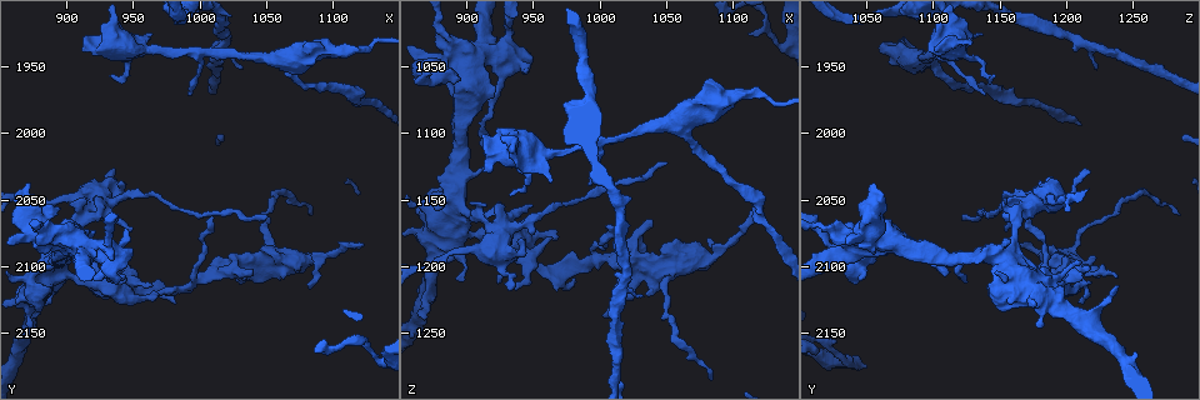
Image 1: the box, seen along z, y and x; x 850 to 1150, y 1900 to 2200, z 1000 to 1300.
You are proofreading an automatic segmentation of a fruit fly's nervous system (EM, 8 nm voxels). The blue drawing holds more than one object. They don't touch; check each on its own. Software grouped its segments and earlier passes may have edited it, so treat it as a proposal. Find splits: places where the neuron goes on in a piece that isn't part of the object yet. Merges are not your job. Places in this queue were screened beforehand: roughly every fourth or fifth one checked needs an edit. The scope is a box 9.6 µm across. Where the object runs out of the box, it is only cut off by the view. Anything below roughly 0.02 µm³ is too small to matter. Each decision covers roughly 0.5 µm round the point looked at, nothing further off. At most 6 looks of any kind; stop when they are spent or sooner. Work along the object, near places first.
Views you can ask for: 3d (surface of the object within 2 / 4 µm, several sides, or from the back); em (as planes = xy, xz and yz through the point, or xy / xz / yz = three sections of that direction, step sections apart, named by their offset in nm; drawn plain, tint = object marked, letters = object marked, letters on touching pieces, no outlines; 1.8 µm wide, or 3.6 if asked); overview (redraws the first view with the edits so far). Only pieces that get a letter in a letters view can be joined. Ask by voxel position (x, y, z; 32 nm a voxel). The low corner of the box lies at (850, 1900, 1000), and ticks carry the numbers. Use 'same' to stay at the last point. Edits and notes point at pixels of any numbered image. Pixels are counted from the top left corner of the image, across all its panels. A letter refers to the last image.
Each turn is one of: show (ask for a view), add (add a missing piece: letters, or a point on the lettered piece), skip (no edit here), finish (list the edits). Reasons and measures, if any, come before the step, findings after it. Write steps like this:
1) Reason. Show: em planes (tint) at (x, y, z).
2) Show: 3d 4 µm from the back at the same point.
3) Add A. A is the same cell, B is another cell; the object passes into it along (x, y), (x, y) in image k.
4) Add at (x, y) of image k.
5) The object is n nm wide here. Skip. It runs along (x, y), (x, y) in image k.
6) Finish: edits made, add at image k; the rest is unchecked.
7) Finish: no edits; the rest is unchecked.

An open end. Show: 3d 4 µm at (1034, 1952, 1224).

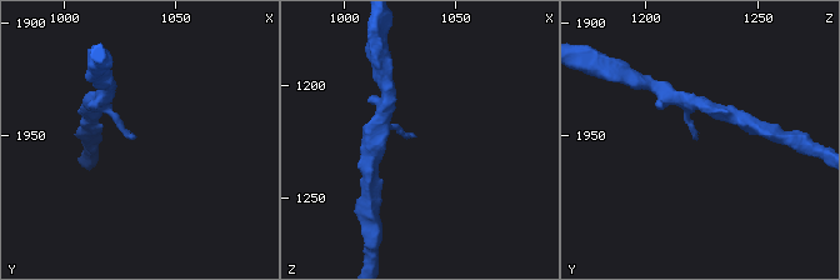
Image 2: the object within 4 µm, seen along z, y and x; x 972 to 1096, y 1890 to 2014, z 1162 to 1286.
Need the tissue. Show: em planes (letters) at (1031, 1952, 1222).

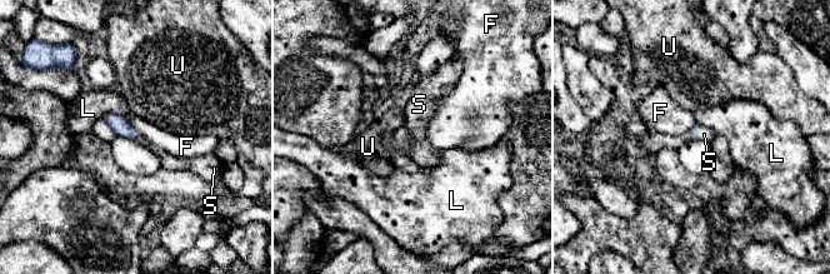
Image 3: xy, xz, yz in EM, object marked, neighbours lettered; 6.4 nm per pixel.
The longest contact is with L, 150 nm. Add S. S is the same cell, F, L and U are other cells; the object passes into it along (693, 131), (696, 131), (704, 134) in image 3; the neuron continues.

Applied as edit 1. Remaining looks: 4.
Thick end. Show: em planes (tint) at (964, 2114, 1178).

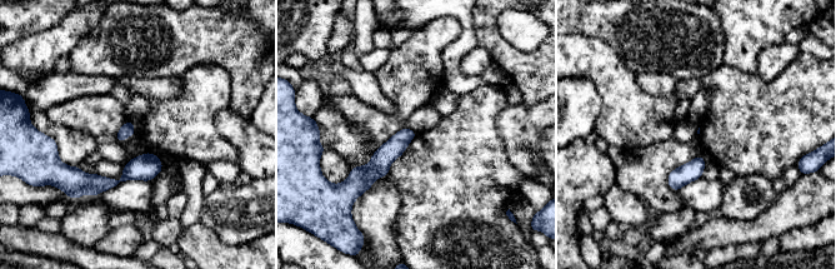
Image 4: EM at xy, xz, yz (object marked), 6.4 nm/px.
Show: em planes (letters) at the same point.

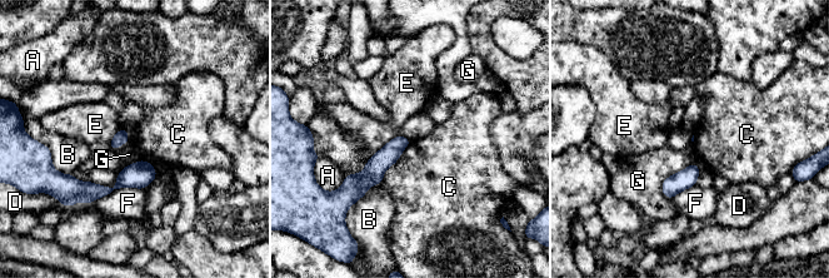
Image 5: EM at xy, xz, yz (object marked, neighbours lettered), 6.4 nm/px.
Skip. A, B, C, D, E, F and G are other cells; a border runs along (411, 142), (385, 170), (381, 180) in image 5; no lettered piece goes on from it.

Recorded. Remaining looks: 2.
Free end. Show: em planes (plain) at (914, 1936, 1104).

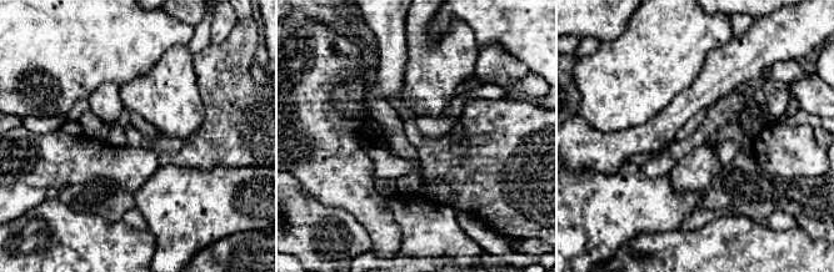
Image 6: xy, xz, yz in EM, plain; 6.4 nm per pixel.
Show: em planes (letters) at the same point.

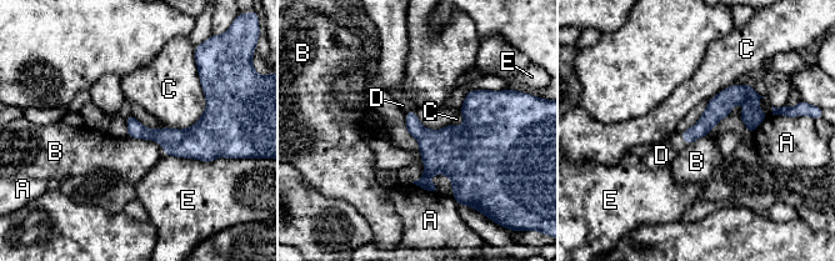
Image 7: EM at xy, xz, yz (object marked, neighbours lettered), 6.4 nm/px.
Add D. D is the same cell, A, B, C and E are other cells; it goes on there.

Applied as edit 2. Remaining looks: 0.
Finish: edits made, add at image 3, add at image 7; the rest is unchecked.

